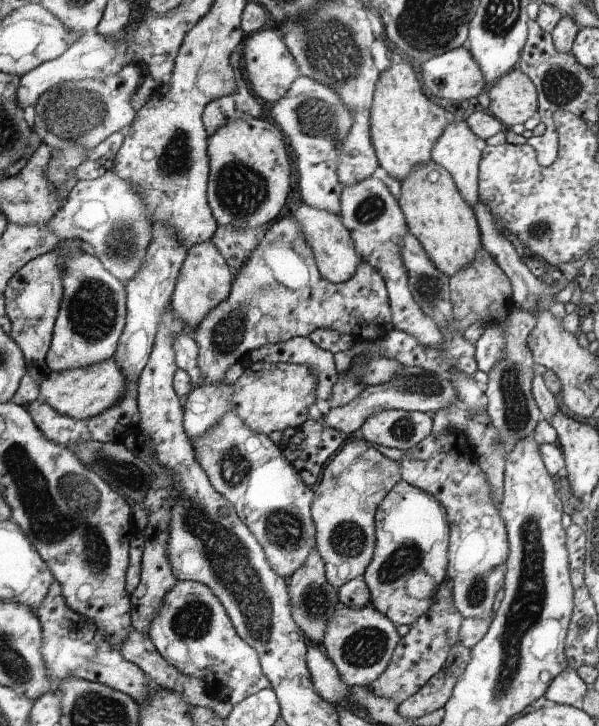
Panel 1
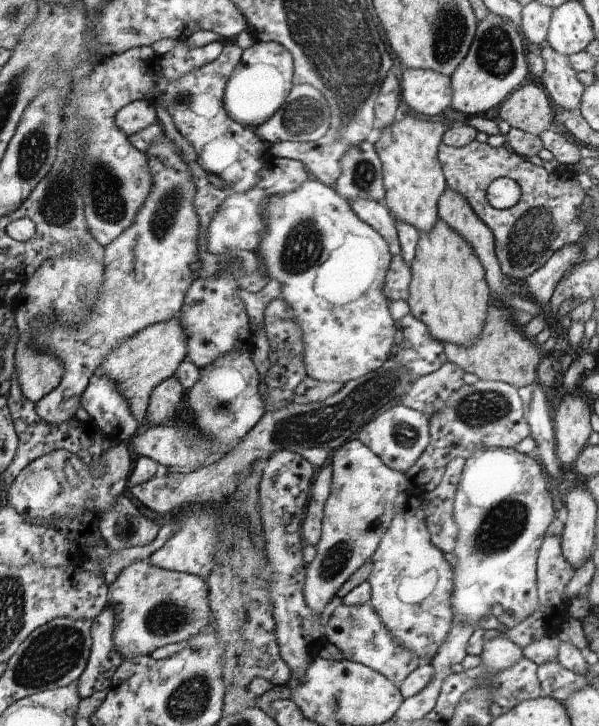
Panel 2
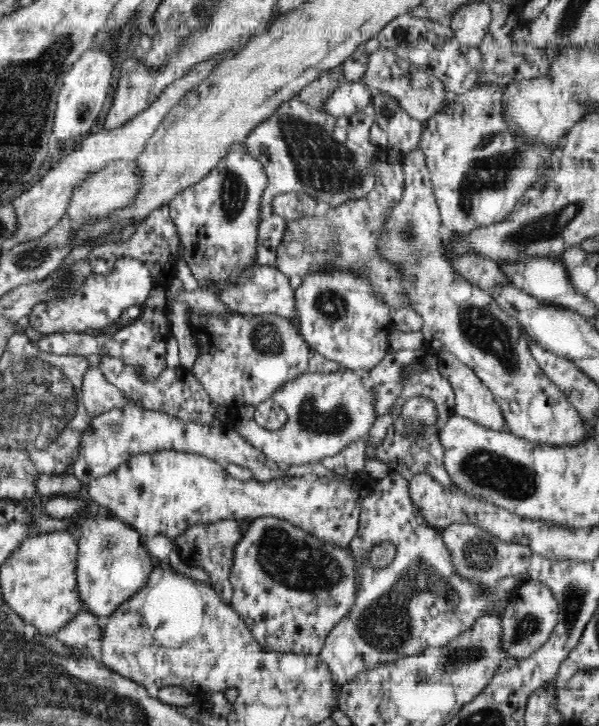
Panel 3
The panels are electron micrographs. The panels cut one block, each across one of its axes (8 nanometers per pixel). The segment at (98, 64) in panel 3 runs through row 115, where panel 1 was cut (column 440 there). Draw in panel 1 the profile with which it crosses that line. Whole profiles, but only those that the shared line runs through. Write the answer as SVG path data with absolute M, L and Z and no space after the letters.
M460 46L423 62L422 82L425 84L426 94L436 98L446 98L446 100L468 100L477 97L488 87L485 74L468 46Z

